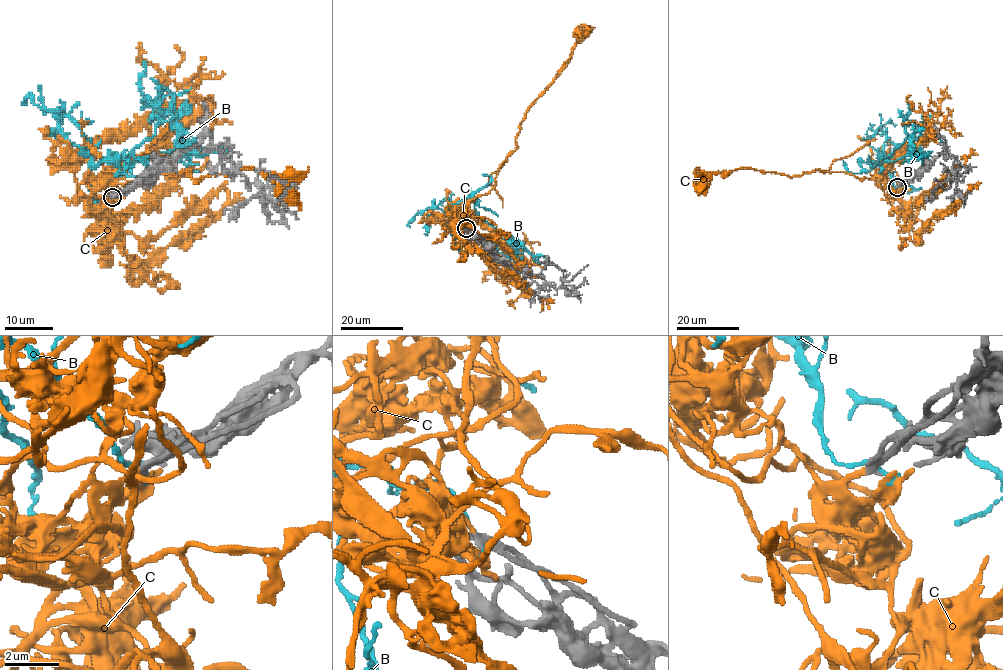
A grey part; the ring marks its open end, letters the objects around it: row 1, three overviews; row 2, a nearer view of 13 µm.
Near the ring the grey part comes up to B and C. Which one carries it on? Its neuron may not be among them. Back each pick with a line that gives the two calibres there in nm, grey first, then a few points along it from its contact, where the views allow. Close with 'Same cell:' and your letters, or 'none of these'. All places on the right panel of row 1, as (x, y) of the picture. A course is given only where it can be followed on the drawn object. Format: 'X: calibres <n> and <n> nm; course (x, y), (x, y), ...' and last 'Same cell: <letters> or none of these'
C: calibres 240 and 180 nm; course (897, 187), (879, 177), (861, 179), (817, 169), (789, 177), (738, 168), (701, 178)
Same cell: C

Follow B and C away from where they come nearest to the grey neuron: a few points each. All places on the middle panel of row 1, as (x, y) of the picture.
B: (466, 229), (451, 213), (470, 192), (476, 215), (499, 239), (492, 257), (506, 265), (506, 275)
C: (466, 228), (461, 223), (468, 203), (494, 186), (499, 167), (516, 148), (528, 107), (569, 59), (581, 32)

